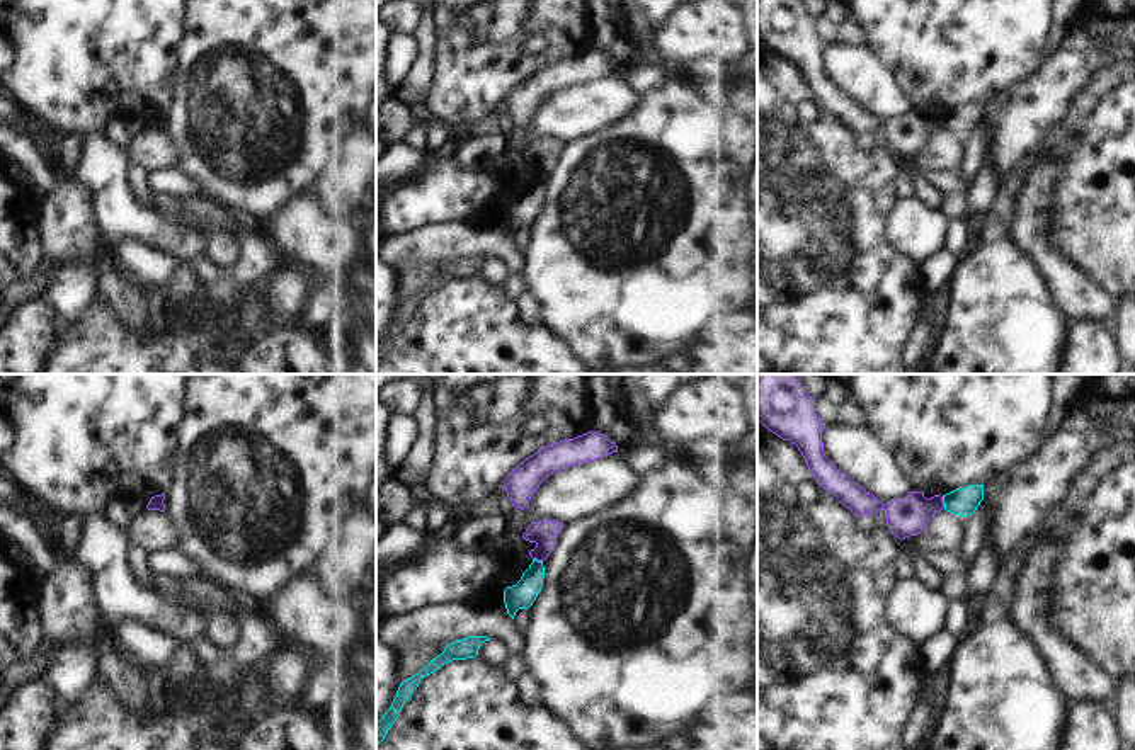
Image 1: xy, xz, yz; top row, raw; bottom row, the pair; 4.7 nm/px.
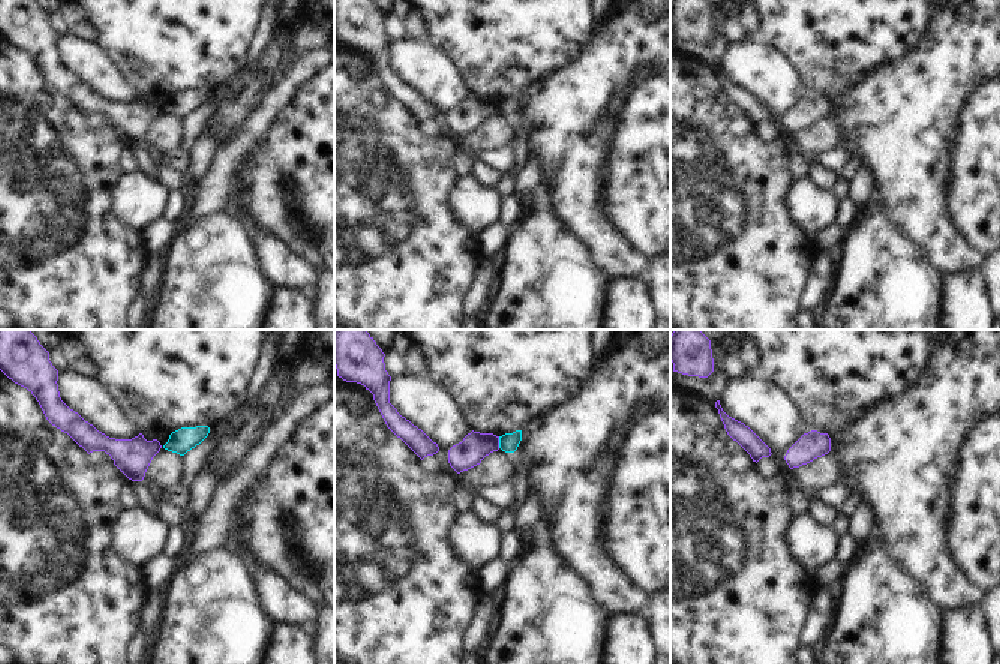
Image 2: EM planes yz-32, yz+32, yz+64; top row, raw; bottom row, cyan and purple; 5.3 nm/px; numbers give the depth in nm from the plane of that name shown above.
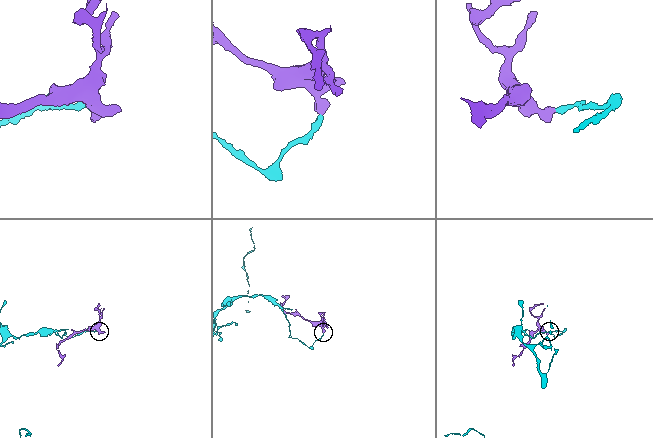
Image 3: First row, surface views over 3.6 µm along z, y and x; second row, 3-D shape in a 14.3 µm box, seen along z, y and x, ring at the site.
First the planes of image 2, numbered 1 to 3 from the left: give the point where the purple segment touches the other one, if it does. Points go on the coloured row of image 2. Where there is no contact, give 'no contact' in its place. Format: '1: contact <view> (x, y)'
1: no contact
2: contact yz+32 (500, 442)
3: no contact

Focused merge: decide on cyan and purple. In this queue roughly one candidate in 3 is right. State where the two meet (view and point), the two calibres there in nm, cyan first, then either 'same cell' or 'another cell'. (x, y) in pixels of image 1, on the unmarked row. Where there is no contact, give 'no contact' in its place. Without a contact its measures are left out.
yz (943, 119) | 140/180 nm | another cell

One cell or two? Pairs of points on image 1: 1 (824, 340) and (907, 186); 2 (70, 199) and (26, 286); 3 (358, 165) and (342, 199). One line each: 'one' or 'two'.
1: two
2: one
3: one

